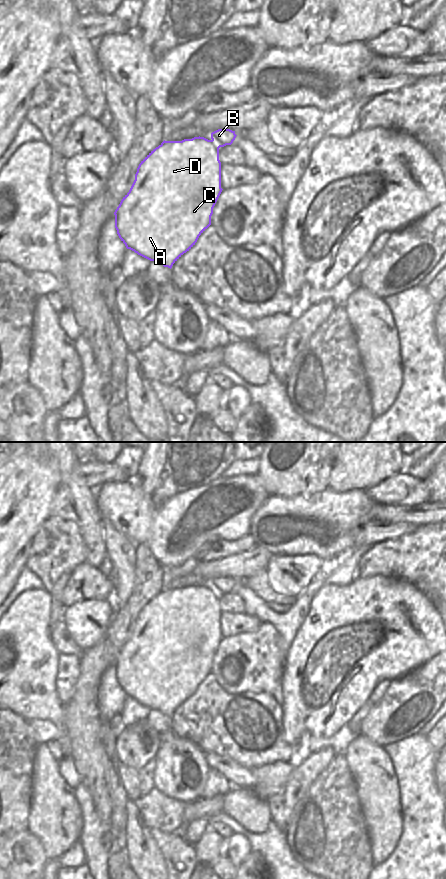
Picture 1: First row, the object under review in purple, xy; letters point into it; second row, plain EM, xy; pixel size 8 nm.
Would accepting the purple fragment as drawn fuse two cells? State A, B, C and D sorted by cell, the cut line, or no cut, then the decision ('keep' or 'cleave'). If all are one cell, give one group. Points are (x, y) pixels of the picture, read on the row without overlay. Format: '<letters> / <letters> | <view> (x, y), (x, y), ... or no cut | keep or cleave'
A B C D | no cut | keep

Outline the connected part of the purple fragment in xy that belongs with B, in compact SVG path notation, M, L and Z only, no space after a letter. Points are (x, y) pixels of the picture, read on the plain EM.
M218 577L211 587L194 585L163 589L139 612L135 628L114 660L115 676L127 697L164 715L173 712L211 673L213 656L222 640L219 596L231 593L235 579Z

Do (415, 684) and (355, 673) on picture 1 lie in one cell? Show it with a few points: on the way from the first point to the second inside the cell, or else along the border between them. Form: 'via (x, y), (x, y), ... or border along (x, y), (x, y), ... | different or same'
border along (413, 671), (391, 681) | different

